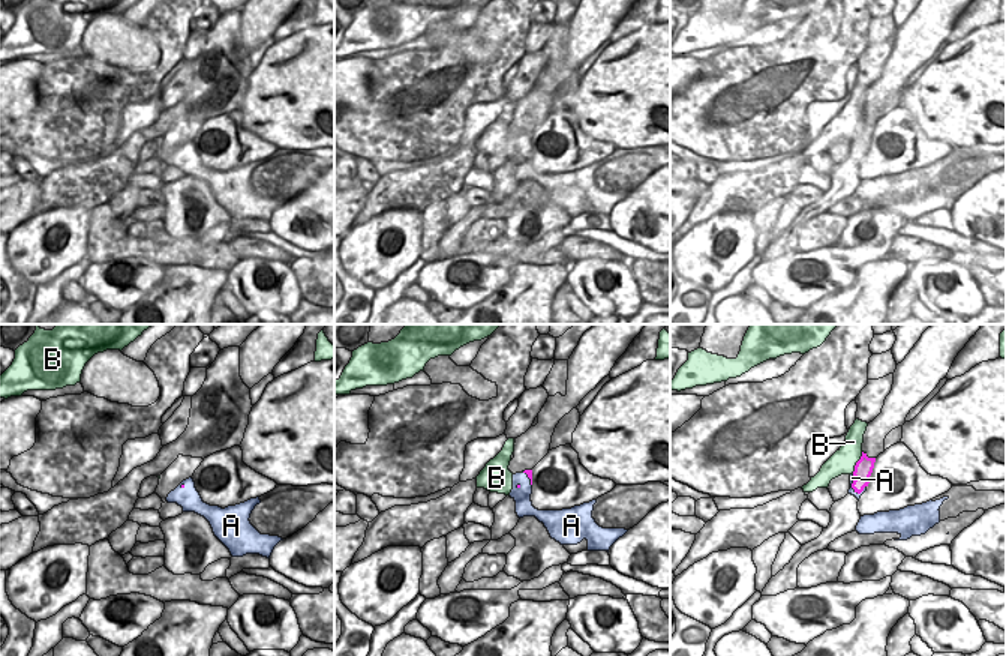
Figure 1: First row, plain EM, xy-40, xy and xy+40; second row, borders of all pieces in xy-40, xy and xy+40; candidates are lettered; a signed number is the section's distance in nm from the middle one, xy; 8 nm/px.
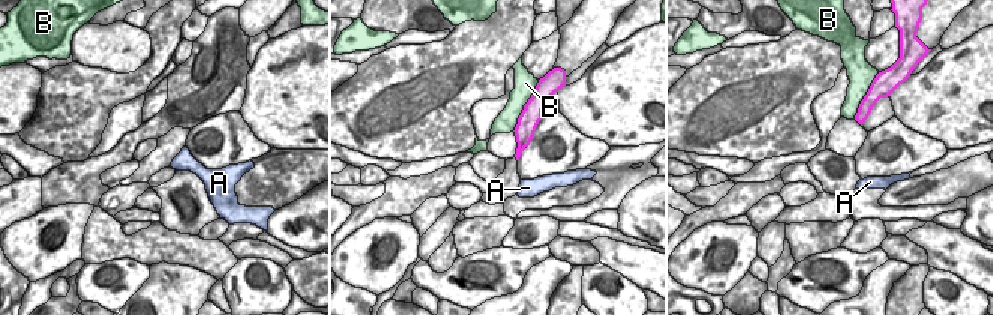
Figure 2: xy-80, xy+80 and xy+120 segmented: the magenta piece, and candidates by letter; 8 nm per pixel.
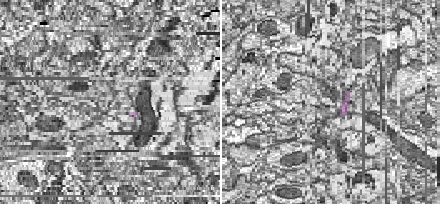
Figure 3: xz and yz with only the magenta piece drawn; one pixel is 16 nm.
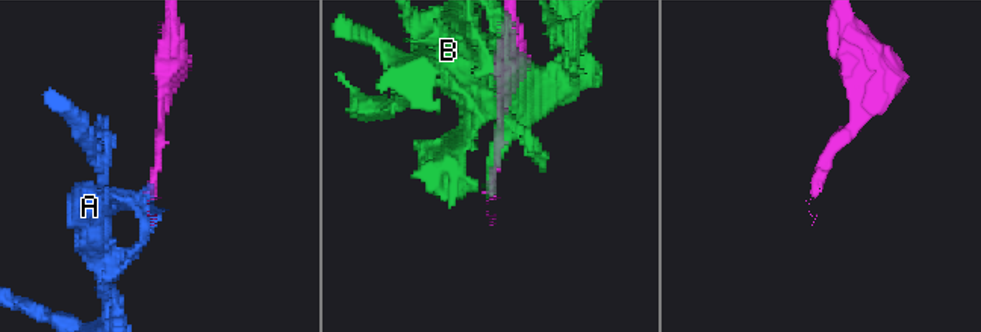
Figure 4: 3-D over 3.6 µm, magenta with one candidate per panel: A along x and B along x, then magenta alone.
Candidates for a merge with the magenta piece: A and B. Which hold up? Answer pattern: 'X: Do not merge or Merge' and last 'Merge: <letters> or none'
A: Do not merge
B: Do not merge
Merge: none.

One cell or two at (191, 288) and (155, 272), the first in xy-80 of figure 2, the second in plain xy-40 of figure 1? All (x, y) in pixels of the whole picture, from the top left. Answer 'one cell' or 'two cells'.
two cells

